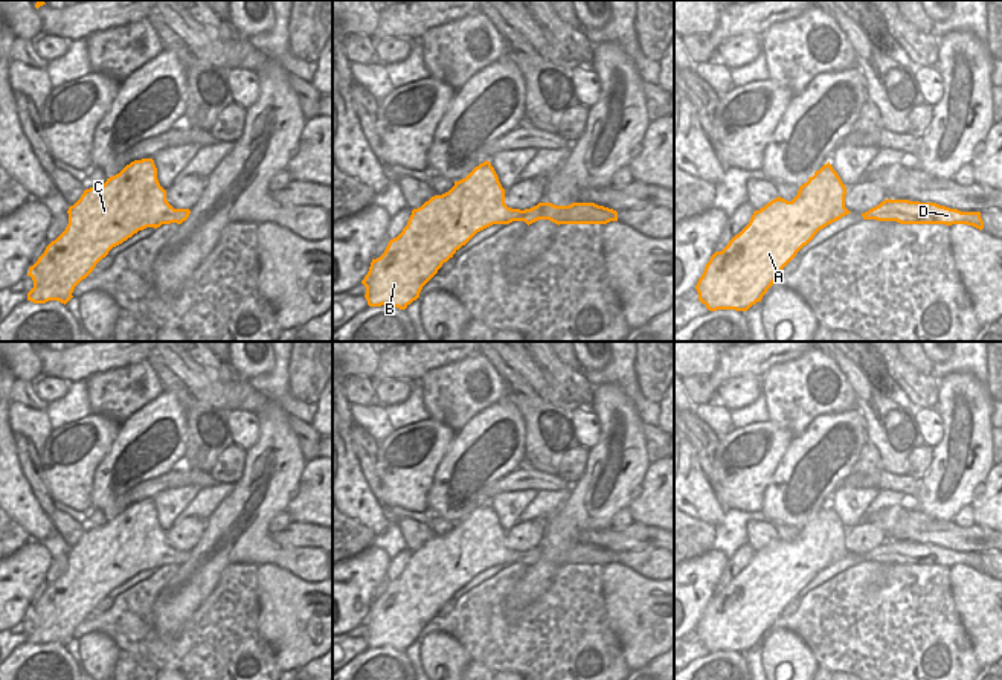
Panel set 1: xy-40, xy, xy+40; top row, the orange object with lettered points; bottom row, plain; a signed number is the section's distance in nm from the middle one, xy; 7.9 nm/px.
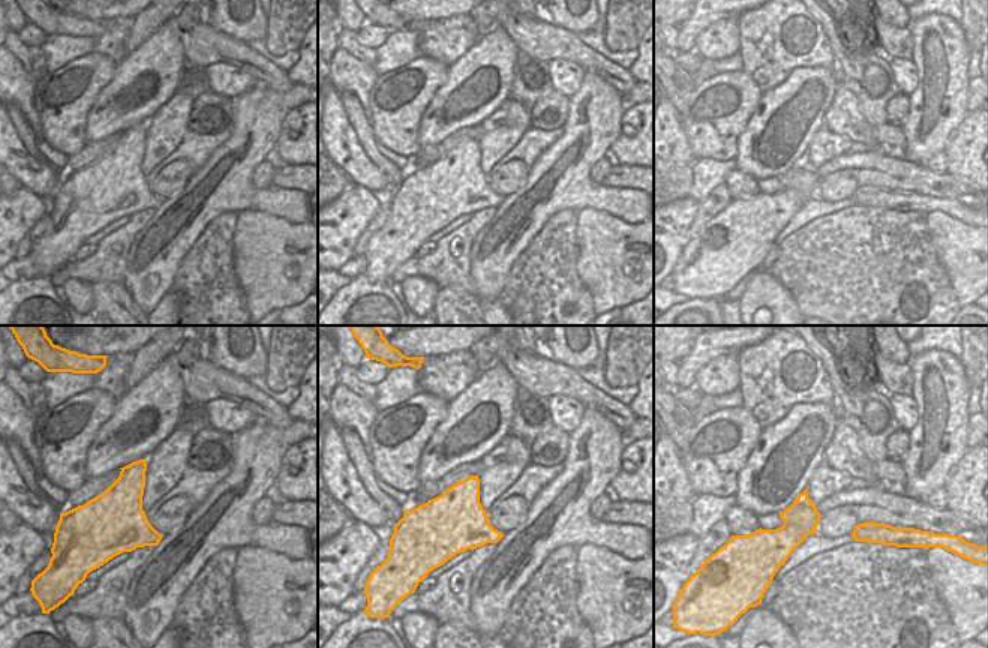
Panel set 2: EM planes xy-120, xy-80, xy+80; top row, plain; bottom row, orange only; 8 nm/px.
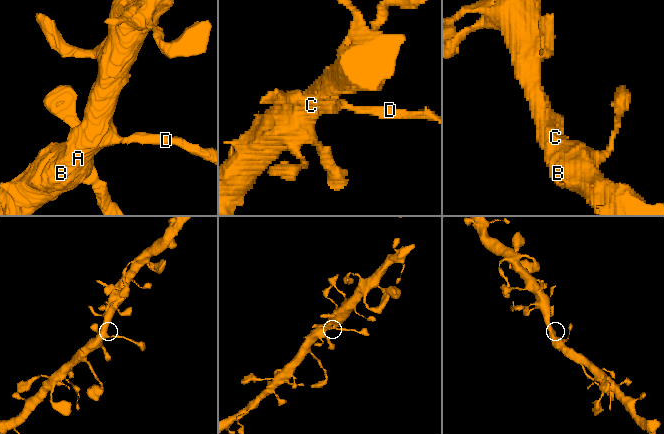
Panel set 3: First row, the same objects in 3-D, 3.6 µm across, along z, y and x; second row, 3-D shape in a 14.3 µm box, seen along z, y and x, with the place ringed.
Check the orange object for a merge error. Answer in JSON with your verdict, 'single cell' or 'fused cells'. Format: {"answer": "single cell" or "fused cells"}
{"answer": "single cell"}

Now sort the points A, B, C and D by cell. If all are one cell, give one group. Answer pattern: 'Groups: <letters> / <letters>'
Groups: A B C D

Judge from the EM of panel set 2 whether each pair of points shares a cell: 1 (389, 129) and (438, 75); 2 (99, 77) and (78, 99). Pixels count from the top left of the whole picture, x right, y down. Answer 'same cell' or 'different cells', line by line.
1: same cell
2: same cell

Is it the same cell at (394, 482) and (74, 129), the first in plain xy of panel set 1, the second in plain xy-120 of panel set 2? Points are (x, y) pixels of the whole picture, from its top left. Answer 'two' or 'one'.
one

